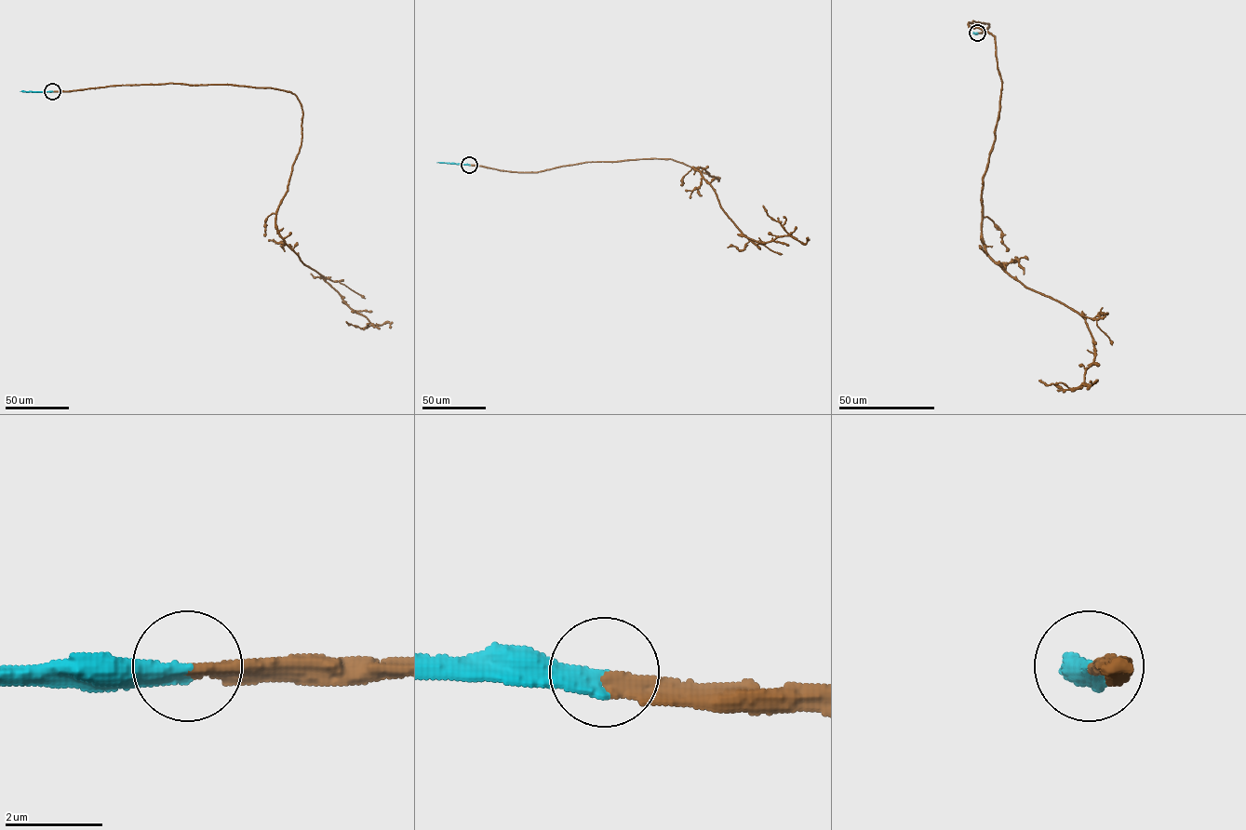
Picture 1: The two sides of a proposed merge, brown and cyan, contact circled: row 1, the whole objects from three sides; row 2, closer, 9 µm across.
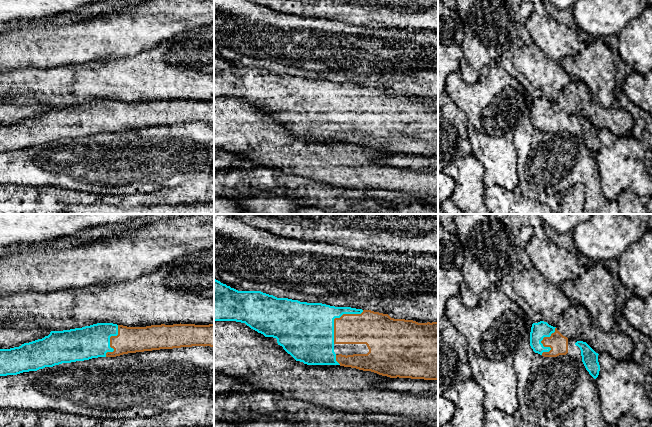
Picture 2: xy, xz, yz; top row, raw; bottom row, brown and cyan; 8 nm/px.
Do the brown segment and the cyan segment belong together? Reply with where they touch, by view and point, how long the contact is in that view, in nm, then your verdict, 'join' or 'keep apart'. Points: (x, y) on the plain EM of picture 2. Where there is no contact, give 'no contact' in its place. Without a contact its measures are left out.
xz (336, 94) | 360 nm | join

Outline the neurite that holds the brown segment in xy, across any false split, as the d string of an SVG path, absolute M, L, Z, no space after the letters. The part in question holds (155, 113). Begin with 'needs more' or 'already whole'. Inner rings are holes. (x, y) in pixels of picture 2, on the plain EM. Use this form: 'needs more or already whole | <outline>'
needs more | M97 99L82 104L51 107L42 115L19 123L0 125L0 152L98 133L192 122L214 123L214 100L127 103Z

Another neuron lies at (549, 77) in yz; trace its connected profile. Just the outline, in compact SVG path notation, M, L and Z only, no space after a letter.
M534 44L517 48L513 64L541 92L542 97L553 103L557 103L559 93L571 81L561 62L548 60Z

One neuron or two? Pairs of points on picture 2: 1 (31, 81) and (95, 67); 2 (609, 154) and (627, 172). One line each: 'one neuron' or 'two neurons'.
1: one neuron
2: one neuron

